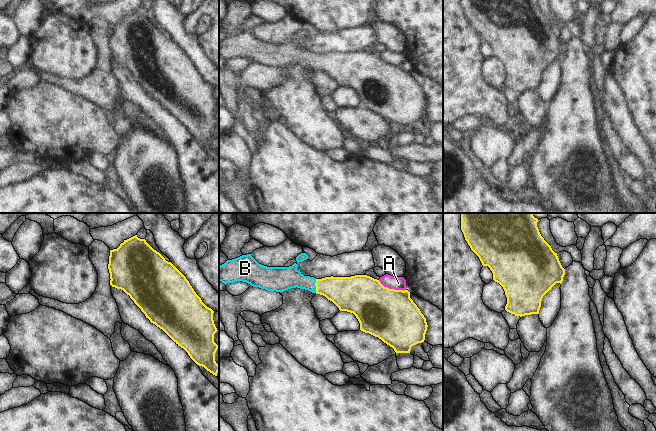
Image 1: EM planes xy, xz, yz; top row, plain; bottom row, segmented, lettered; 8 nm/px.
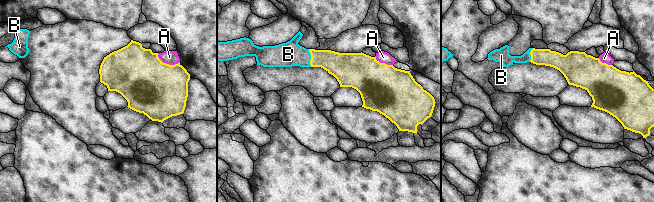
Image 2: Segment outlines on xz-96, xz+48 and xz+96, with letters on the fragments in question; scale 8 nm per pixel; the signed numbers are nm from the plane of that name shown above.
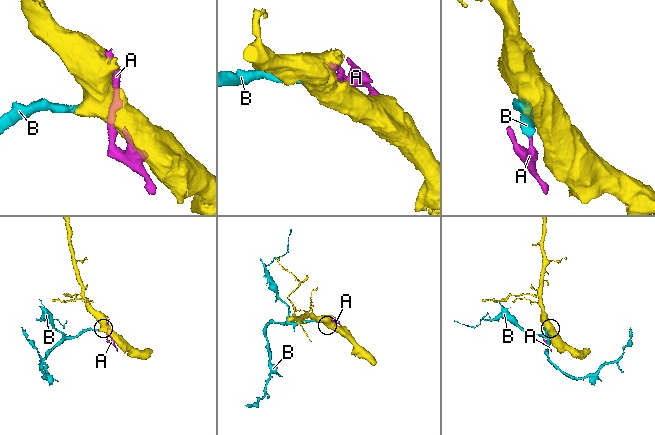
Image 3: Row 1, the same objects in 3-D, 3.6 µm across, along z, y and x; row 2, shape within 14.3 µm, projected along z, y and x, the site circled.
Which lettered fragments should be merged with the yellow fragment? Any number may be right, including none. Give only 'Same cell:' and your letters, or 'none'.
Same cell: B

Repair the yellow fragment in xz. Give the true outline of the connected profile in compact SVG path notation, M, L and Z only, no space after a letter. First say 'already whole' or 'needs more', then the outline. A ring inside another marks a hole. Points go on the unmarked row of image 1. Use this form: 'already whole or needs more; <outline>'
needs more; M251 30L227 36L219 42L219 57L233 59L242 57L253 63L267 67L283 68L291 64L300 64L325 72L340 87L353 89L360 99L360 106L381 115L396 129L410 129L411 123L425 116L427 98L420 85L410 74L408 66L395 66L384 63L379 56L367 51L351 53L325 53L316 55L304 52L294 39L289 43L267 43L259 40Z

